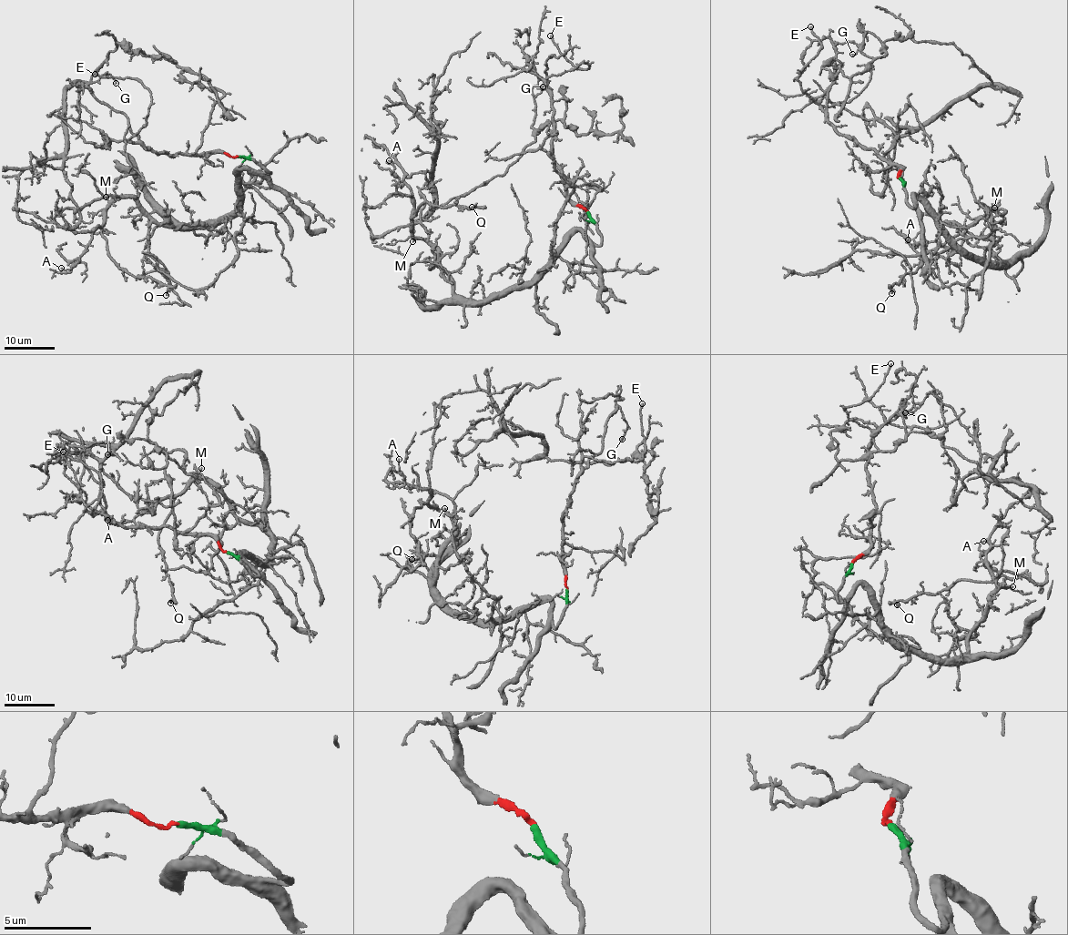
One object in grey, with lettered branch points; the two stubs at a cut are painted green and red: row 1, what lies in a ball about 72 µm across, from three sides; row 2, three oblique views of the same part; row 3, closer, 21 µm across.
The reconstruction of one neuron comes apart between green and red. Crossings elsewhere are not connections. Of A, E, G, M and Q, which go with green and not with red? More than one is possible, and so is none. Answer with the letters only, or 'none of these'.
A, M, Q

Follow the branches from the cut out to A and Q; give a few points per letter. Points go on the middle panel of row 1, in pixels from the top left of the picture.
A: (587, 211), (597, 246), (577, 229), (529, 281), (472, 300), (414, 236), (414, 199), (389, 160)
Q: (587, 211), (600, 243), (577, 229), (537, 275), (483, 301), (455, 294), (410, 219), (425, 202), (472, 208)

